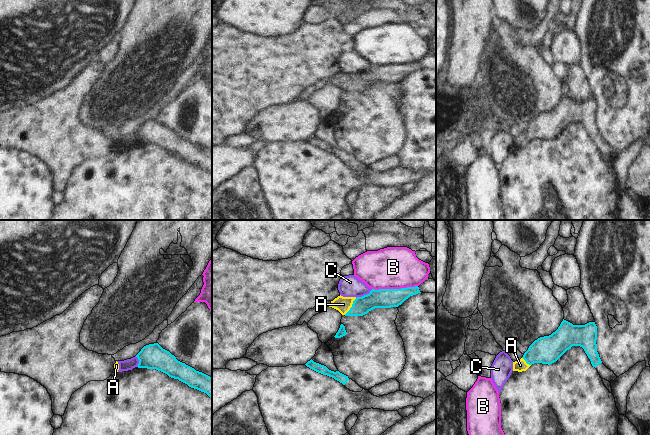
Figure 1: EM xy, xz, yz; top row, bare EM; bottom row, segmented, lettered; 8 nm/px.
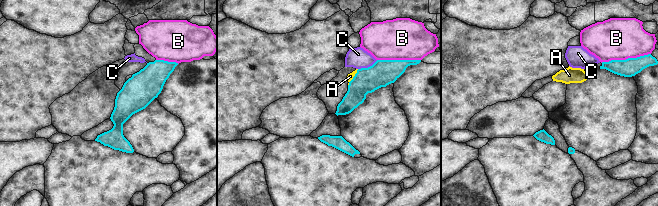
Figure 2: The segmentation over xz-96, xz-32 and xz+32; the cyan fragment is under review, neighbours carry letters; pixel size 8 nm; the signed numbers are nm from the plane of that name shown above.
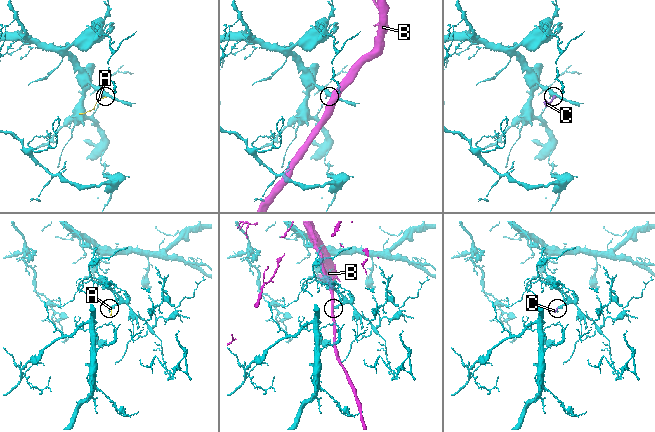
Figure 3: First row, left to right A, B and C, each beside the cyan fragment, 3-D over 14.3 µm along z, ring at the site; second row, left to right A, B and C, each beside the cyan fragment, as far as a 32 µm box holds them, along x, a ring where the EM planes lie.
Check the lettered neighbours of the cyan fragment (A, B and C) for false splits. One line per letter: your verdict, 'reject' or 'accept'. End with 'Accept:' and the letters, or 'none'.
A: accept
B: reject
C: reject
Accept: A

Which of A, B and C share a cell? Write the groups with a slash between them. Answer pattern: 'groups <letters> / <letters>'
groups A / B / C

